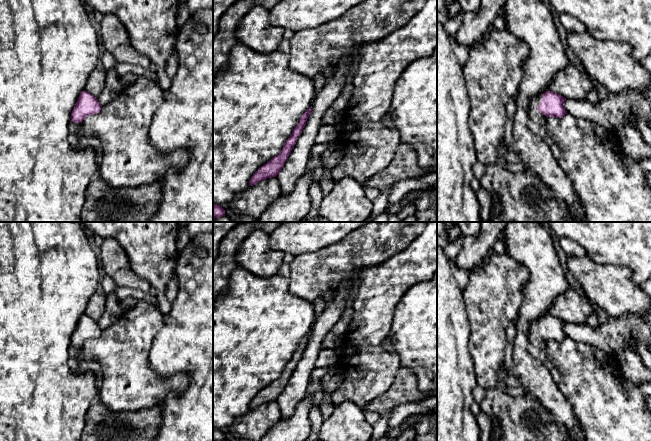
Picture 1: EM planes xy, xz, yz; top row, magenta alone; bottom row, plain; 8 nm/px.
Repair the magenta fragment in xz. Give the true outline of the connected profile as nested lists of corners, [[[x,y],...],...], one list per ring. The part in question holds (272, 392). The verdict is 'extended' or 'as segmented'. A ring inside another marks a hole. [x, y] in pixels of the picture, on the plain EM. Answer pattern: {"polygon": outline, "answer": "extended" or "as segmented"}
{"polygon": [[[312,330],[301,340],[299,347],[294,352],[290,361],[286,364],[281,376],[273,381],[266,388],[261,390],[251,401],[249,405],[249,410],[253,410],[260,405],[267,402],[276,401],[281,393],[283,392],[285,386],[287,385],[291,375],[293,374],[298,361],[302,357],[303,352],[306,349],[307,343],[312,335]]], "answer": "as segmented"}

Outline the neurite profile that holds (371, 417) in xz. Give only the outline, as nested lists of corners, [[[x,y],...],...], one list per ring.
[[[364,411],[365,419],[371,425],[374,425],[379,419],[380,414],[372,411]]]

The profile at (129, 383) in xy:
[[[138,300],[131,309],[123,312],[112,326],[102,330],[99,337],[87,340],[77,360],[95,361],[101,366],[102,384],[98,398],[111,412],[135,412],[161,404],[171,391],[184,391],[190,383],[183,373],[161,379],[149,363],[149,352],[154,337],[162,328],[164,314],[159,306]]]

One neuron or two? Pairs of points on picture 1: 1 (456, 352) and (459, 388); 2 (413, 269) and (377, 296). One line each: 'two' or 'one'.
1: one
2: one

